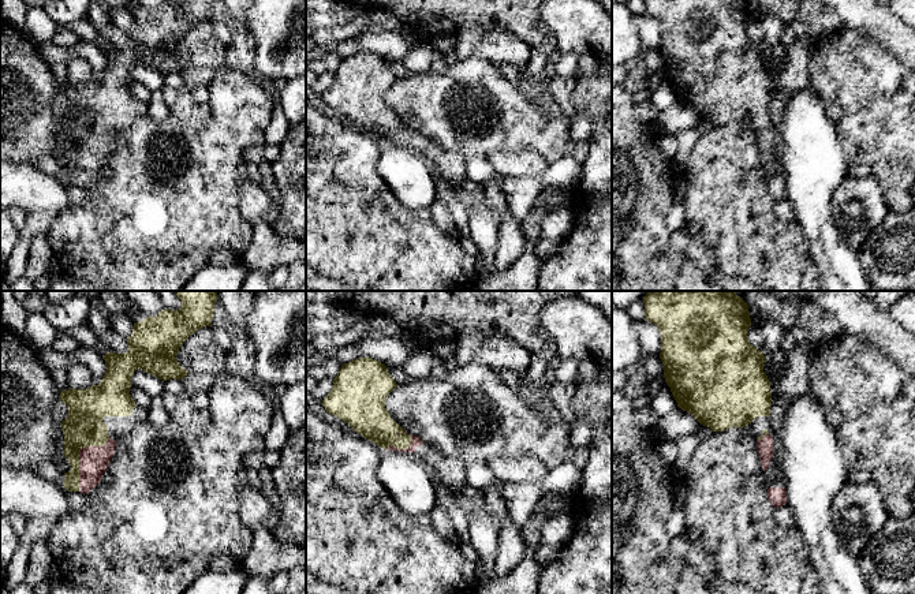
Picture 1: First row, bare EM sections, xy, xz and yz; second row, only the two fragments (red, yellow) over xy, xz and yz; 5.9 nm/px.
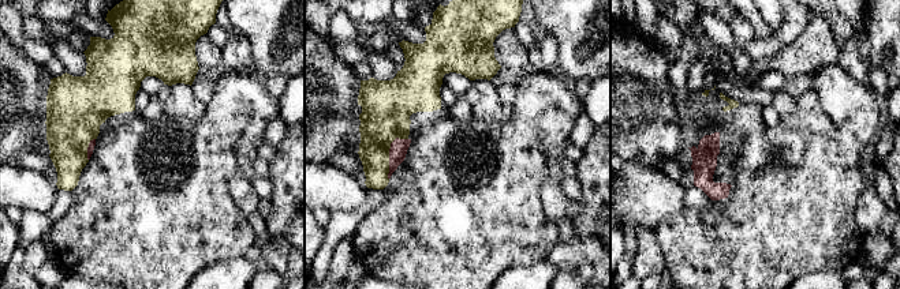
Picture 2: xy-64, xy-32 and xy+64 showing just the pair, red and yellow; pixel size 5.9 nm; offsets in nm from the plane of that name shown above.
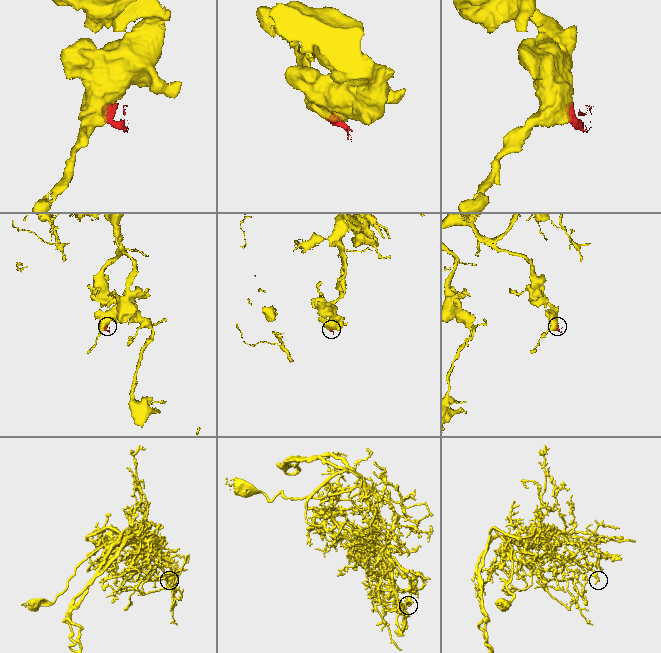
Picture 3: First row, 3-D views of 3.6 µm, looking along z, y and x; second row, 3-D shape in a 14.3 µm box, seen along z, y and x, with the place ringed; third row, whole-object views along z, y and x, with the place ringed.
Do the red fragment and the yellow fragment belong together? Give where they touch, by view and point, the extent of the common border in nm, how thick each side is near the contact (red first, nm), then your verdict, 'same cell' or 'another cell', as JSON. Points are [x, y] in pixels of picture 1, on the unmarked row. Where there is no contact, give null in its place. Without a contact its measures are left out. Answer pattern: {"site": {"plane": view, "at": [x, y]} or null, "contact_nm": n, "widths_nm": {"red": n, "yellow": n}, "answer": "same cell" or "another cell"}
{"site": {"plane": "xy", "at": [79, 150]}, "contact_nm": 360, "widths_nm": {"red": 180, "yellow": 240}, "answer": "same cell"}

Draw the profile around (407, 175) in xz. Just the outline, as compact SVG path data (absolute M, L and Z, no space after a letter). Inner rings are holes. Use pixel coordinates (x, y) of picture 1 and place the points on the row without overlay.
M385 143L377 172L406 209L429 209L437 199L427 162L408 146Z

